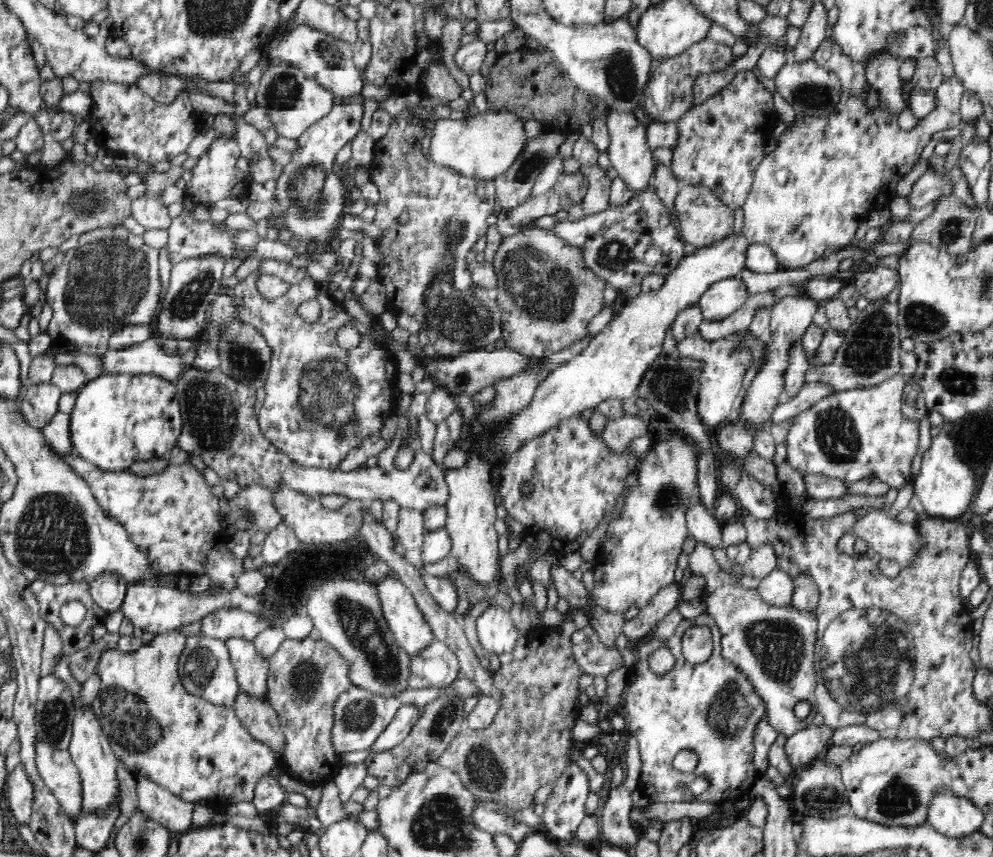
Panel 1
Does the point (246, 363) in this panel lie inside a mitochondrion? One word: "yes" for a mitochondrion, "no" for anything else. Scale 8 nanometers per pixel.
yes

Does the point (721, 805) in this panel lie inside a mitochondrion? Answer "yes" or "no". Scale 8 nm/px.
no

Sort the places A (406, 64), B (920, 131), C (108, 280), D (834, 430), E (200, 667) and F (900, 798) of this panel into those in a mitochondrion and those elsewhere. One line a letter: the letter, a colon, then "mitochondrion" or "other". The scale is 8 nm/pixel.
A: other
B: other
C: mitochondrion
D: mitochondrion
E: mitochondrion
F: mitochondrion

